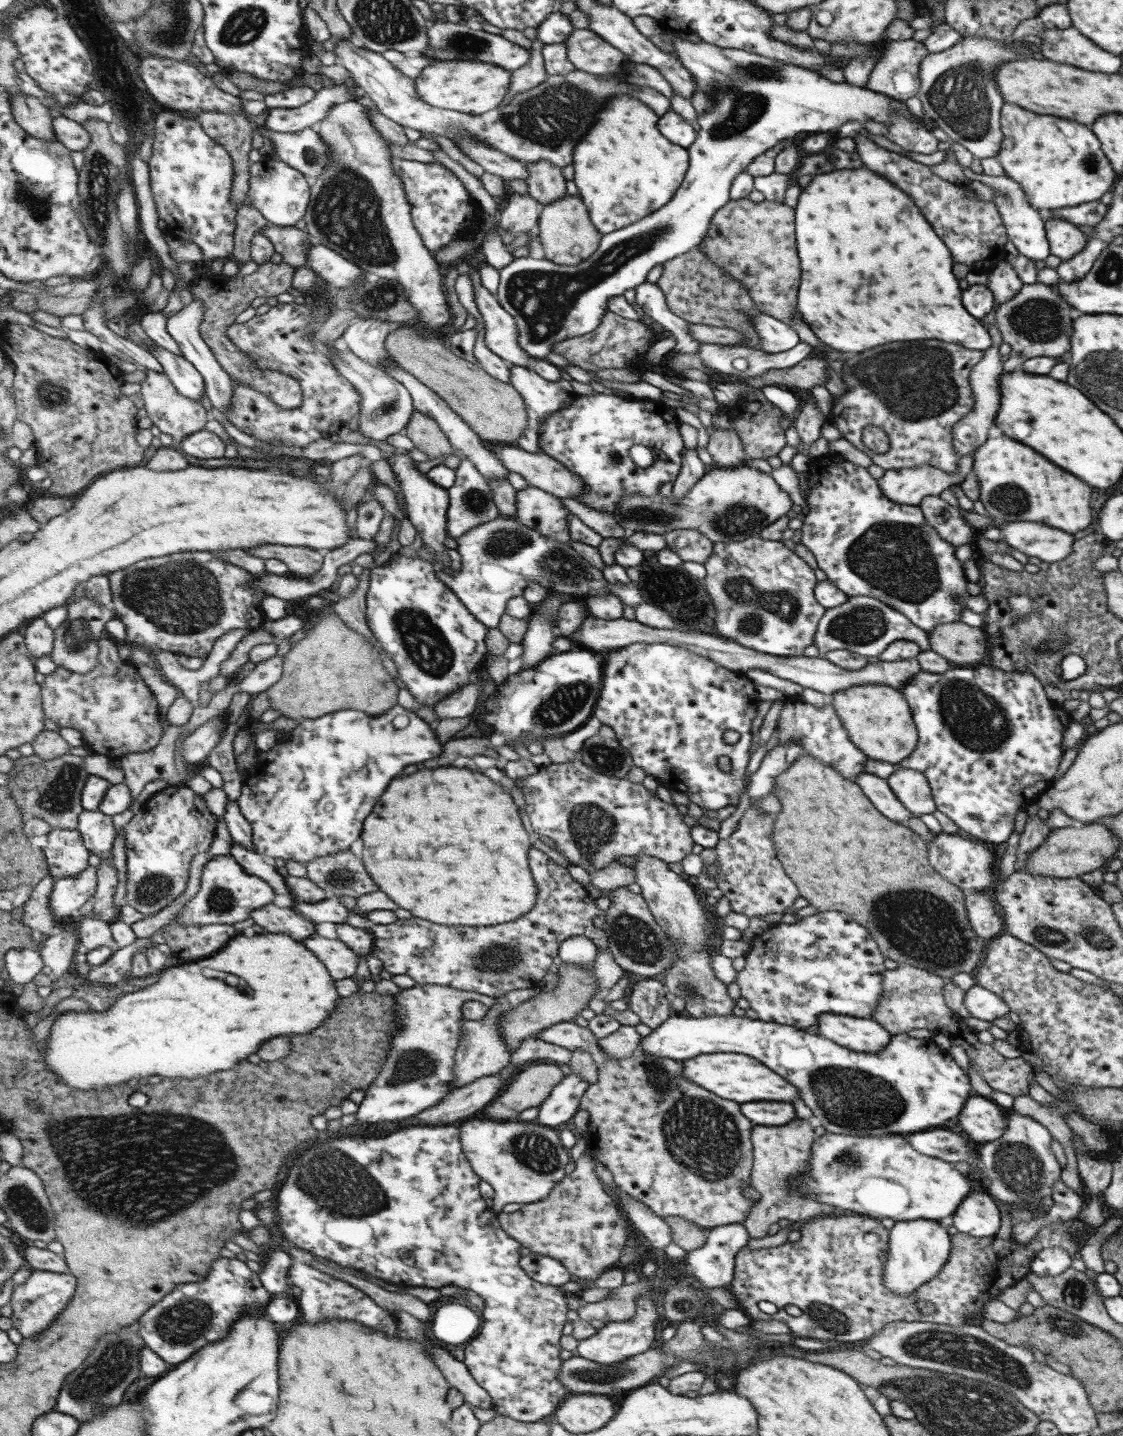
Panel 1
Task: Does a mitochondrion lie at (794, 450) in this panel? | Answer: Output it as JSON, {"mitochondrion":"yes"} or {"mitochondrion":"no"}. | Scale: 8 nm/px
{"mitochondrion":"no"}

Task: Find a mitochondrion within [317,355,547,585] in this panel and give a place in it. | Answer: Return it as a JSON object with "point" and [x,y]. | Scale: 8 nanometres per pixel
{"point":[475,502]}

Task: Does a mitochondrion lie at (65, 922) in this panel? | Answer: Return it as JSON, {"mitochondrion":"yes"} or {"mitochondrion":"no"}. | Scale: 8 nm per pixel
{"mitochondrion":"no"}

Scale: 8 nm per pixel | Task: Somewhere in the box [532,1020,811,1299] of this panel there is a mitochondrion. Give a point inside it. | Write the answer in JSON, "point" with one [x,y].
{"point":[704,1138]}

